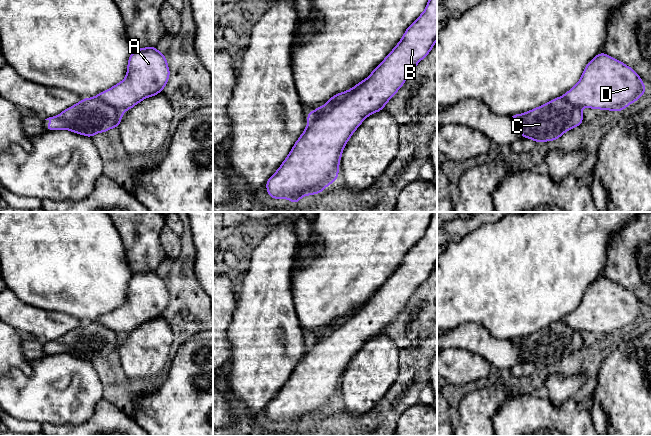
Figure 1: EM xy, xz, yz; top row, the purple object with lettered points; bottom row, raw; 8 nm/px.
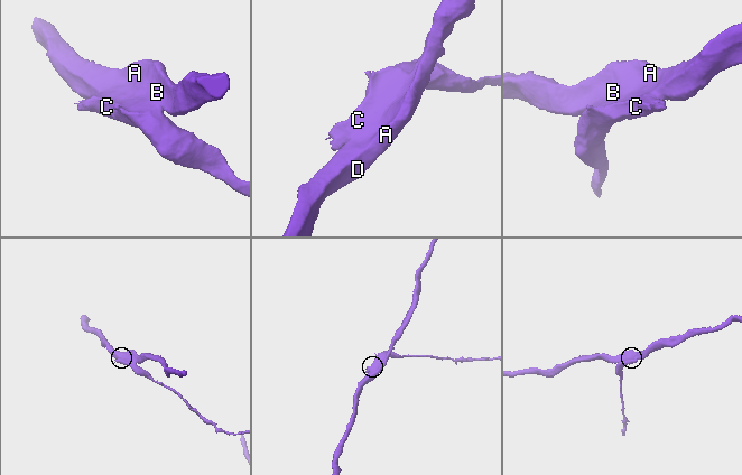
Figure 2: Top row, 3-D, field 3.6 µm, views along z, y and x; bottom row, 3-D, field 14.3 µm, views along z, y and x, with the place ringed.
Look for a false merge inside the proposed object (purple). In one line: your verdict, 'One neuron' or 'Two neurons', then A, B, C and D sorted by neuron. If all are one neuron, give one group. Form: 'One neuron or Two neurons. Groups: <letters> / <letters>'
Two neurons. Groups: A B D / C

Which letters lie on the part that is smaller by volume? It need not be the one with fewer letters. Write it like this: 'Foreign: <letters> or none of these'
Foreign: C

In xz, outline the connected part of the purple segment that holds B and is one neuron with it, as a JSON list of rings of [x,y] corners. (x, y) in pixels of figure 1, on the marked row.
[[[429,0],[424,12],[406,29],[402,39],[368,78],[345,100],[337,102],[327,113],[307,125],[279,169],[267,180],[268,195],[298,203],[301,197],[320,194],[338,179],[342,151],[353,132],[366,117],[384,109],[415,66],[429,54],[436,40],[437,0]]]

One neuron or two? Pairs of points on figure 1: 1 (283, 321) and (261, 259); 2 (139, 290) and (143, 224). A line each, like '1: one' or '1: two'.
1: one
2: two

